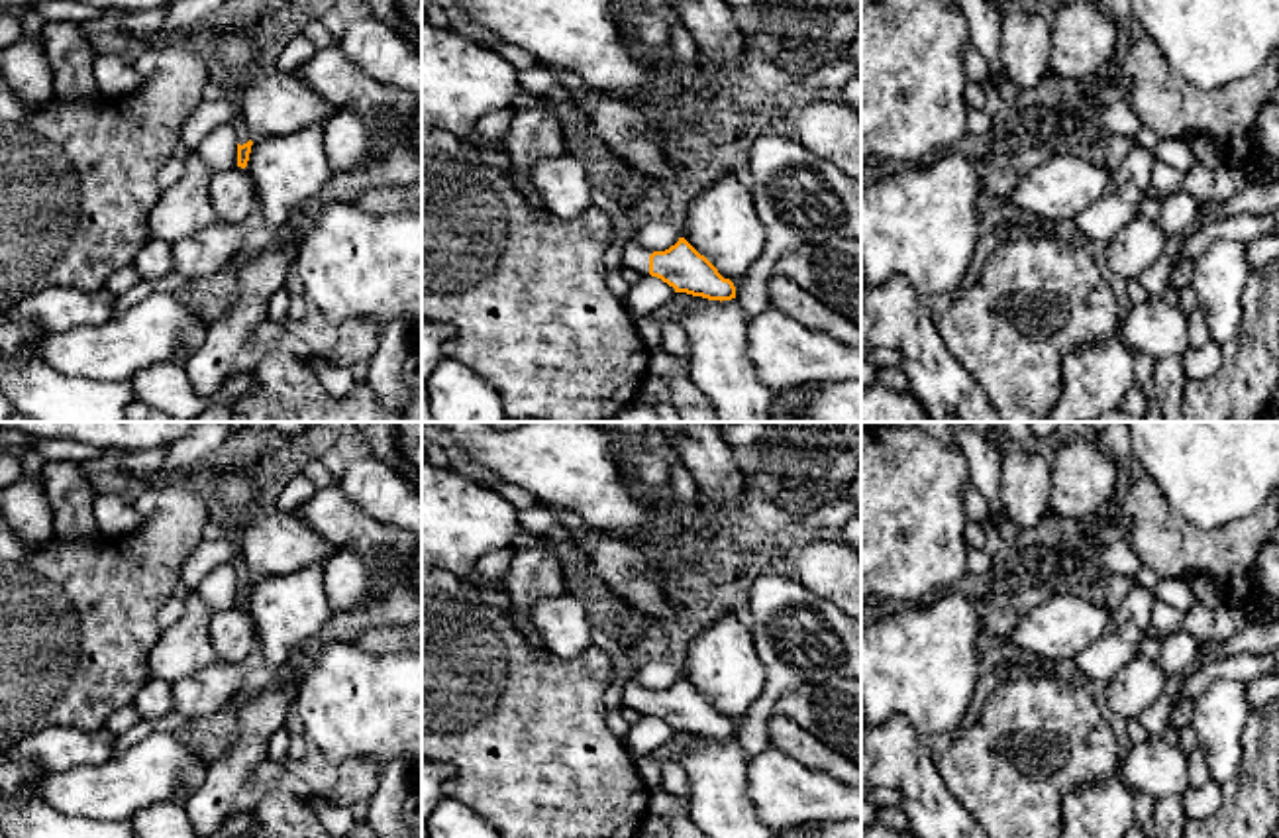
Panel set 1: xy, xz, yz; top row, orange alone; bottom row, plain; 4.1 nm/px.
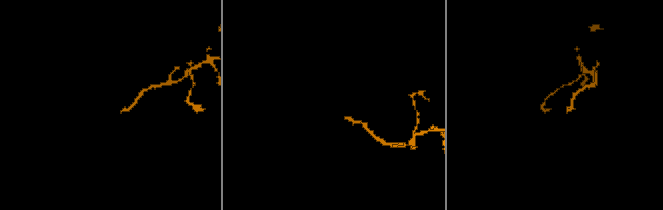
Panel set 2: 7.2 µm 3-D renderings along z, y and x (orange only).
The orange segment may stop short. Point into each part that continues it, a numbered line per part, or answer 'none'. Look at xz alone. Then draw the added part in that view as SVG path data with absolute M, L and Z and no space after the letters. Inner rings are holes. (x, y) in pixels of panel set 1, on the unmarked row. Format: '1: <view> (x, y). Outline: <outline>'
1: xz (634, 695). Outline: M630 679L622 691L622 705L624 708L632 708L641 714L647 714L649 712L649 695L651 691L645 689L638 679Z

